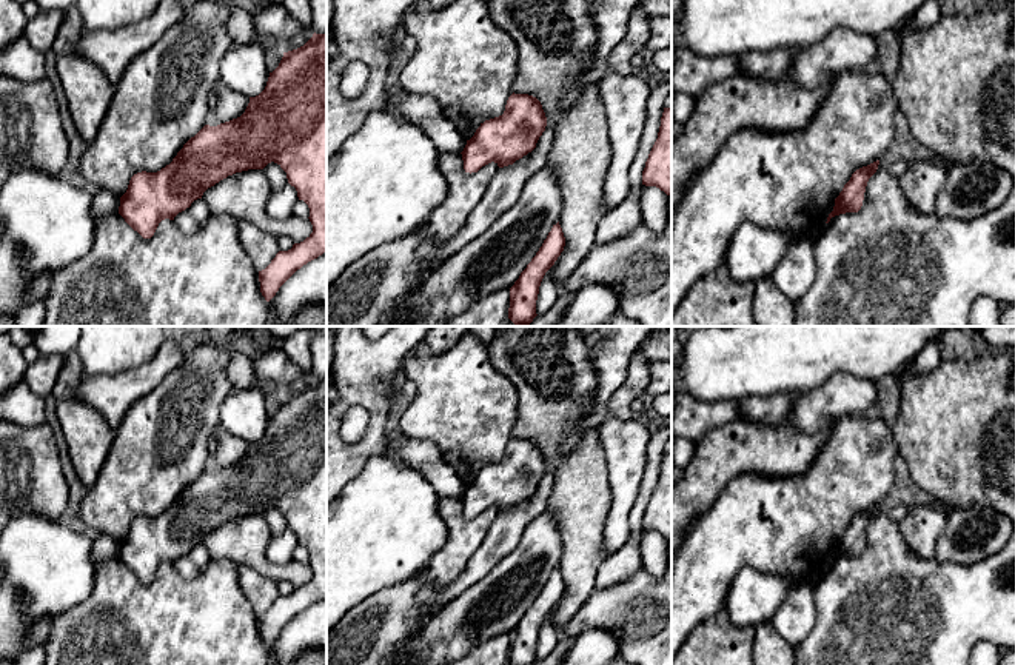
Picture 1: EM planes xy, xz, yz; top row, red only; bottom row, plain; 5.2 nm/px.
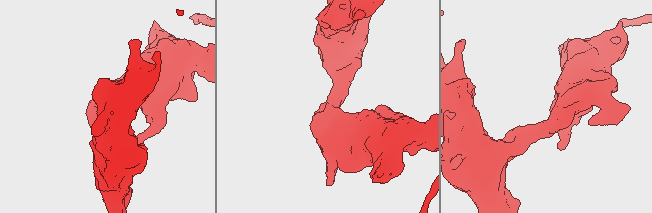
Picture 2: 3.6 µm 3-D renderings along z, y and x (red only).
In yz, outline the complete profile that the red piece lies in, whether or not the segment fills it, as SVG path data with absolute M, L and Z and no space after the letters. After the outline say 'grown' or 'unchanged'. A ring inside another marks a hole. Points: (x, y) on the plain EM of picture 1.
M879 505L856 514L850 525L844 530L839 540L835 543L833 556L829 559L827 566L832 562L846 559L846 557L858 557L863 551L864 537L869 523L876 517Z; unchanged

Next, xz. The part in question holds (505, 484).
M511 439L502 460L485 465L467 485L462 505L465 517L477 517L494 506L513 510L536 493L547 471L541 446L528 439Z; unchanged

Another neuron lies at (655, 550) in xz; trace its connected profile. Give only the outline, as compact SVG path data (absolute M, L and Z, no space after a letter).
M642 530L639 551L642 568L655 577L662 577L670 562L670 540L656 531Z

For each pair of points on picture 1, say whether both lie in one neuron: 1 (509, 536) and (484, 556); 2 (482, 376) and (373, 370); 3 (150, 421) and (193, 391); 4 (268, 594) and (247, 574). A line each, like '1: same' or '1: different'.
1: same
2: different
3: same
4: same

